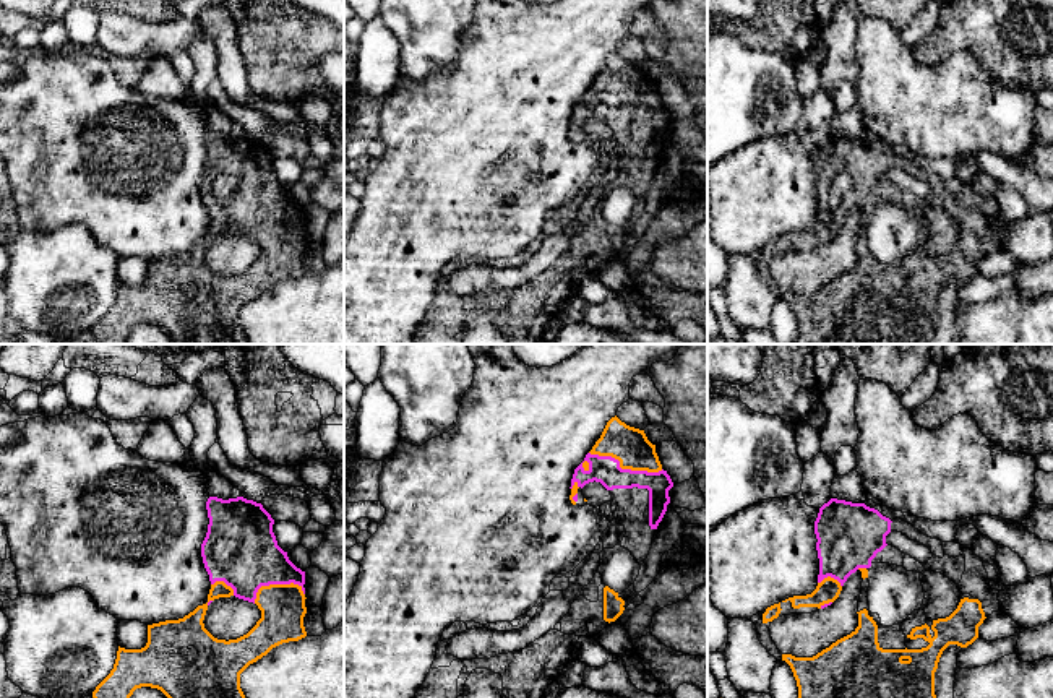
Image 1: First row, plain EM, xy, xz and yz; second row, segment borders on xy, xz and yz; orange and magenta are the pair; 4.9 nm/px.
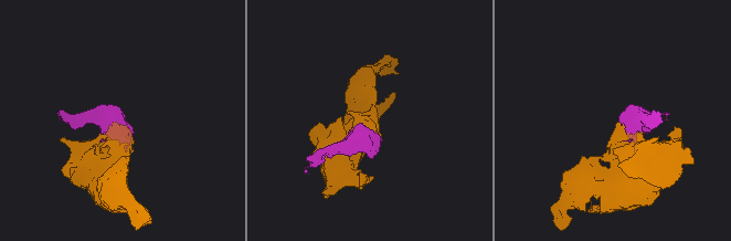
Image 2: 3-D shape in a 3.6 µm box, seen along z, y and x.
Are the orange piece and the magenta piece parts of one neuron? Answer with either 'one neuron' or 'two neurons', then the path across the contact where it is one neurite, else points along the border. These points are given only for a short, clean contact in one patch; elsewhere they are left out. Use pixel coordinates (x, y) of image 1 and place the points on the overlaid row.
one neuron

